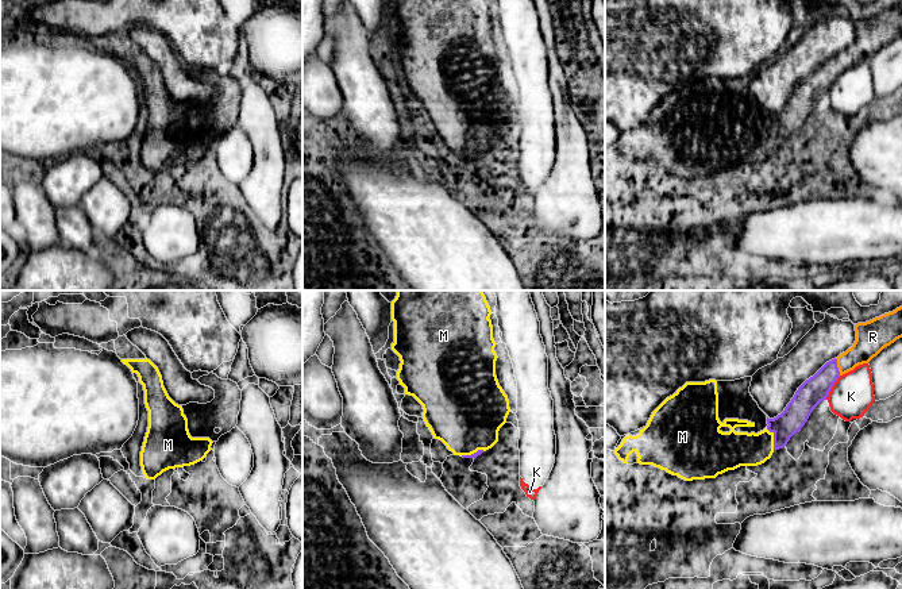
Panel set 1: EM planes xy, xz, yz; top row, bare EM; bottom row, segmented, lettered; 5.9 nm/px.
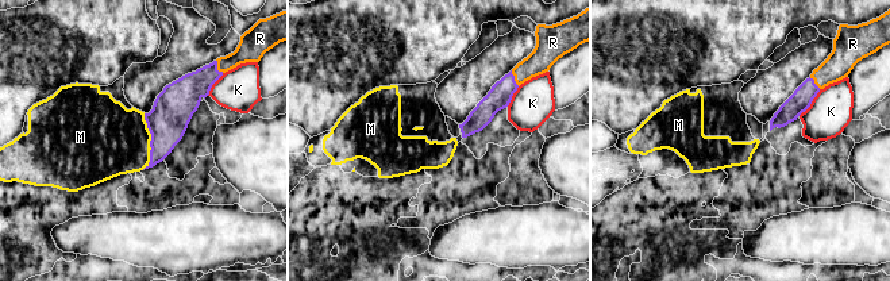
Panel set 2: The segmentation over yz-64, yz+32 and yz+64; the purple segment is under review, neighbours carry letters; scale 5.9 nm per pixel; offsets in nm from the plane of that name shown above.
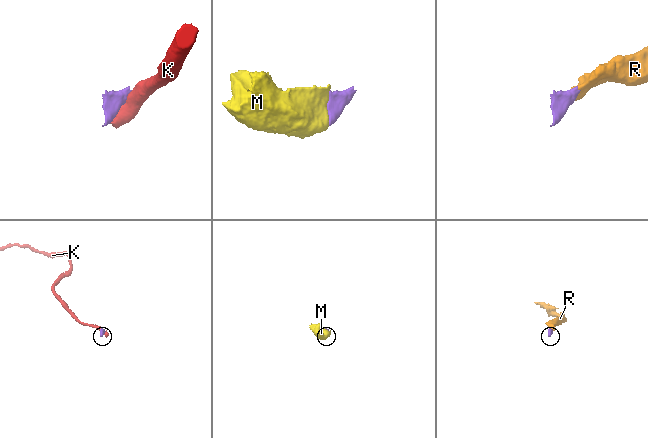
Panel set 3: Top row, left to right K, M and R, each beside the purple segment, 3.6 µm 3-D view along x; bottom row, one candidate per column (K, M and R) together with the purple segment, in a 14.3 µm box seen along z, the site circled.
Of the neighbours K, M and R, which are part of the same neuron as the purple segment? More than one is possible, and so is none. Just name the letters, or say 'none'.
M, R

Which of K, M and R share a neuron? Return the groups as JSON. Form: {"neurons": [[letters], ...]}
{"neurons": [["K"], ["M", "R"]]}

